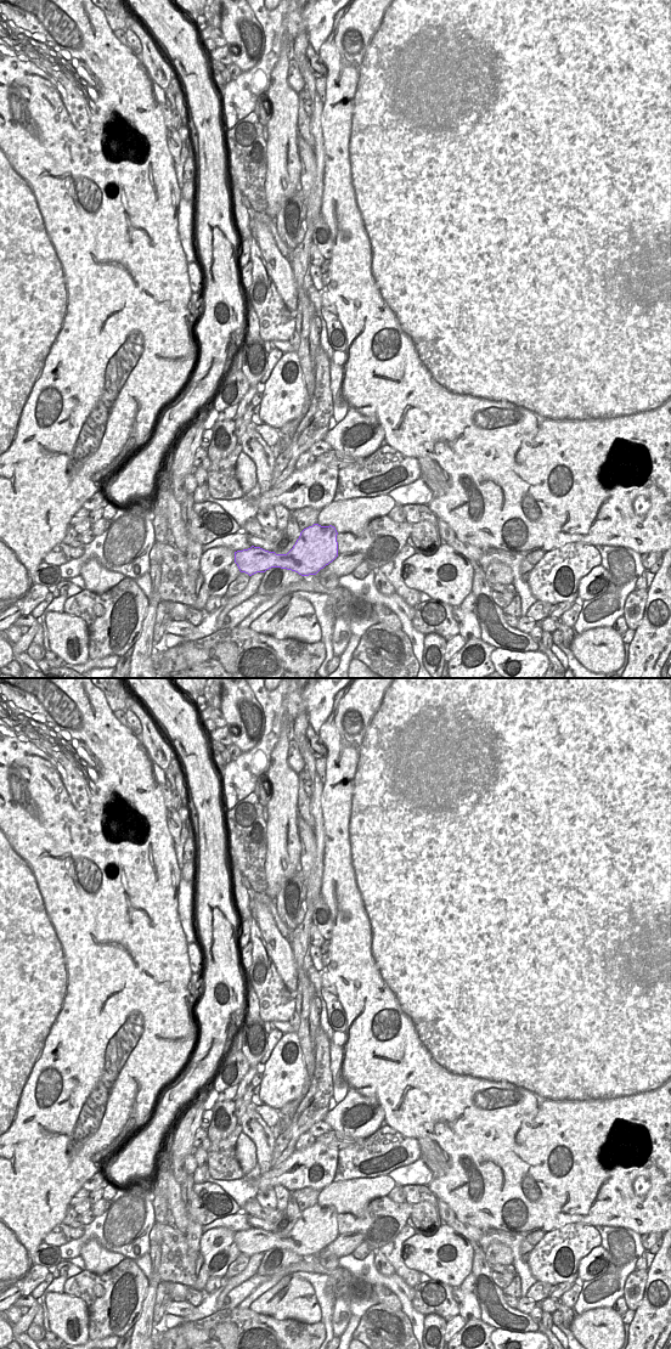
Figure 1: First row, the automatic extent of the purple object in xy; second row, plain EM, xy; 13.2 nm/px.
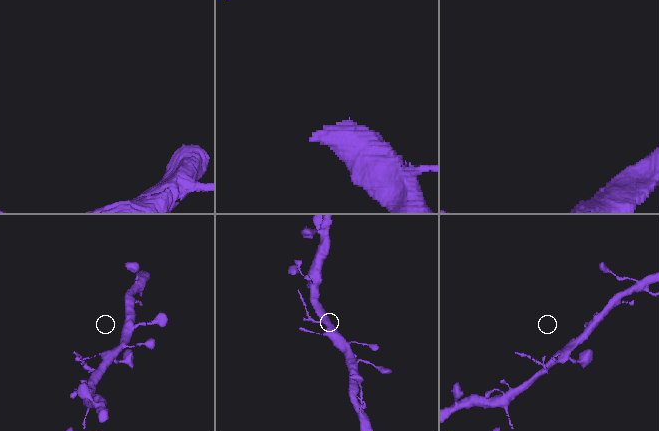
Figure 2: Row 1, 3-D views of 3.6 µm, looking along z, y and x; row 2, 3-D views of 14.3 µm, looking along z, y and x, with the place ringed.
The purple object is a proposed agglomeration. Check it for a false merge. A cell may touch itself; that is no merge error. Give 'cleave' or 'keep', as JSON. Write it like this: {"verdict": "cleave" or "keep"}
{"verdict": "keep"}

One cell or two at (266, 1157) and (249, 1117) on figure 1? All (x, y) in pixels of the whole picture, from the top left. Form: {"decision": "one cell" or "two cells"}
{"decision": "one cell"}

